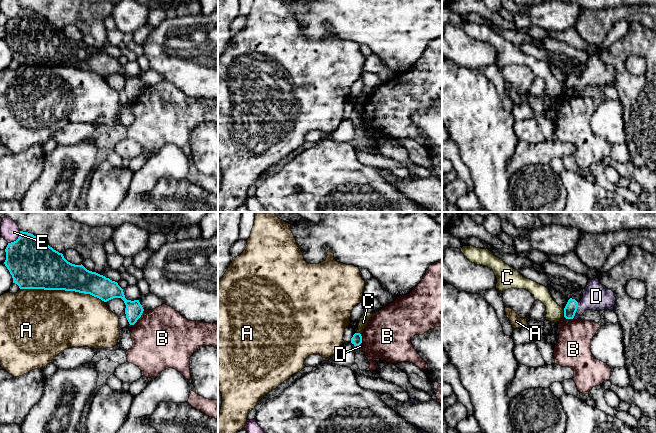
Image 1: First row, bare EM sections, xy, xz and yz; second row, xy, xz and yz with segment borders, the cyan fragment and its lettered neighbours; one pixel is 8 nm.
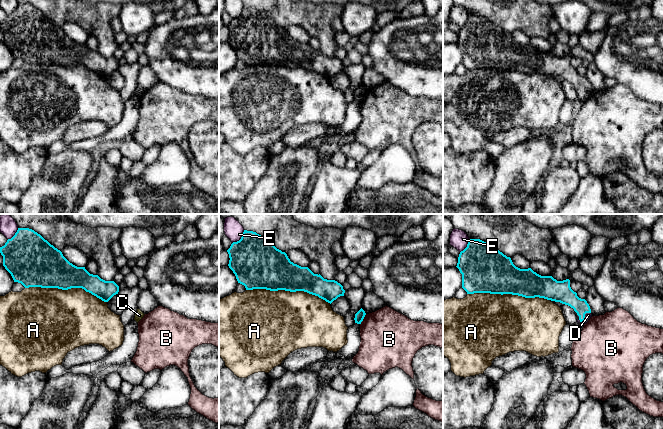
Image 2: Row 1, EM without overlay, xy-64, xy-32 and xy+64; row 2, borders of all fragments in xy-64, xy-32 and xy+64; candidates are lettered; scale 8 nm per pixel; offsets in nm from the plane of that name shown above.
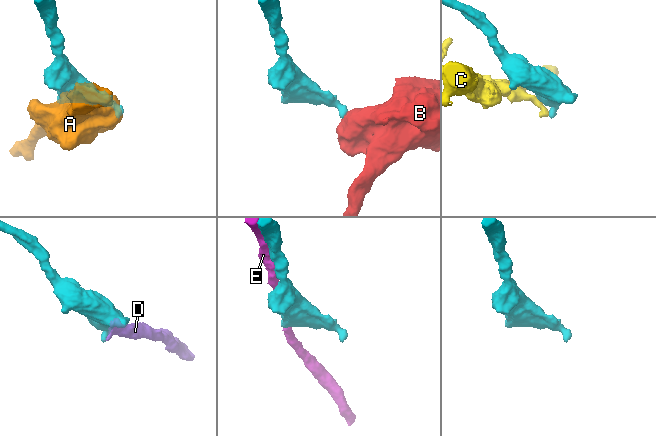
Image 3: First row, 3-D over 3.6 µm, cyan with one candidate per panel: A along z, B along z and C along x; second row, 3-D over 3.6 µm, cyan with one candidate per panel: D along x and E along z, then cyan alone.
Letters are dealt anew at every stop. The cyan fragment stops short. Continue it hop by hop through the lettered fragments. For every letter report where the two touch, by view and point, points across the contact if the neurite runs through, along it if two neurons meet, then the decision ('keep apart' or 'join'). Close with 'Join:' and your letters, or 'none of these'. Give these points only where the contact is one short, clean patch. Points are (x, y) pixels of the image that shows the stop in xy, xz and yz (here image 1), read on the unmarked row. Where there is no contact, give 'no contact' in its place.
A: contact xy (63, 65); keep apart
B: contact xy (139, 93); border xy (144, 86), (133, 101); keep apart
C: contact yz (564, 89); border yz (563, 86), (564, 91); keep apart
D: contact yz (576, 86); way yz (570, 85), (576, 86), (596, 72); join
E: contact xy (17, 15); keep apart
Join: D

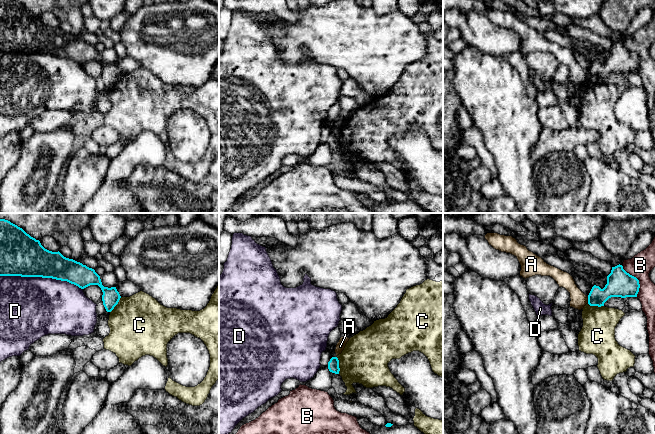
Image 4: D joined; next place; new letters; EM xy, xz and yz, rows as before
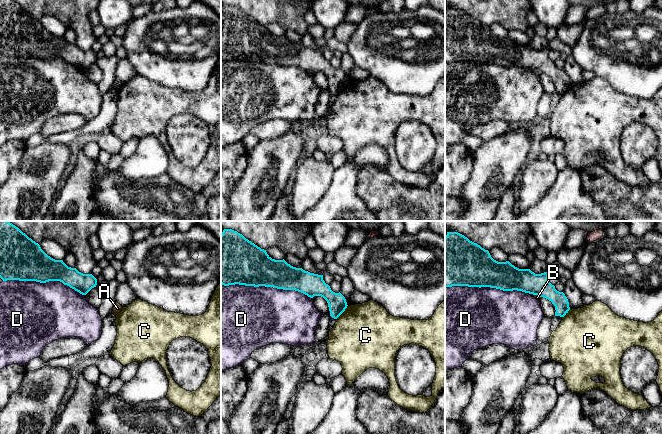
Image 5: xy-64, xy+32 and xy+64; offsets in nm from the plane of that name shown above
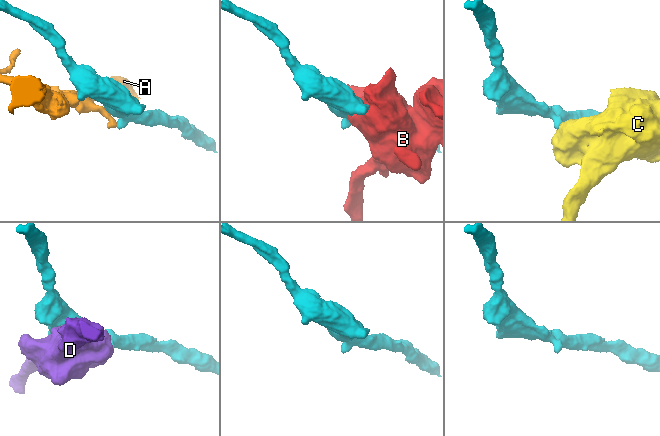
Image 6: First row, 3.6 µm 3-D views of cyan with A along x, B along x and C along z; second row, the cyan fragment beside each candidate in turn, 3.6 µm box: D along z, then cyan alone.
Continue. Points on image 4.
A: contact yz (588, 76); border yz (587, 73), (588, 78); keep apart
B: contact yz (638, 56); keep apart
C: contact xz (338, 141); border xz (336, 133), (339, 139), (339, 149); keep apart
D: contact xy (41, 52); keep apart
Join: none of these

